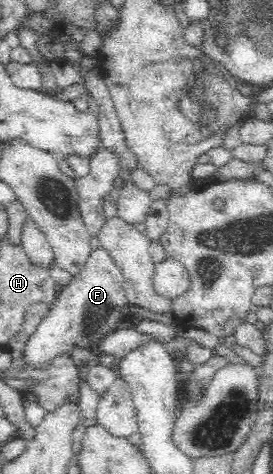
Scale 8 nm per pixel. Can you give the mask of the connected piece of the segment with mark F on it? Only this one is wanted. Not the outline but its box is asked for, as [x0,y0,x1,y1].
[27,244,130,366]

